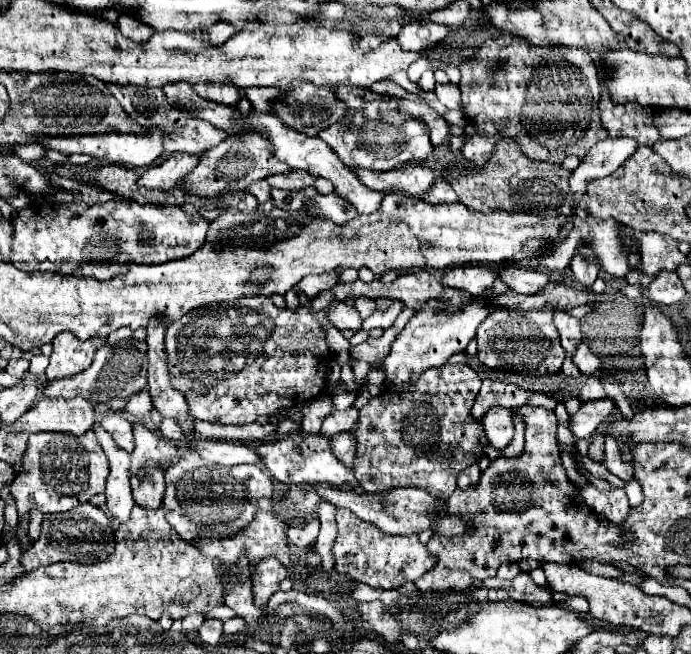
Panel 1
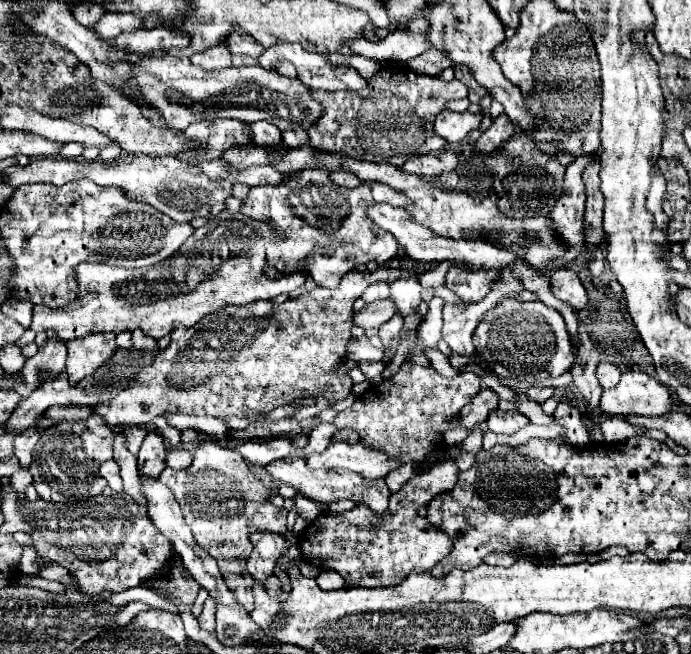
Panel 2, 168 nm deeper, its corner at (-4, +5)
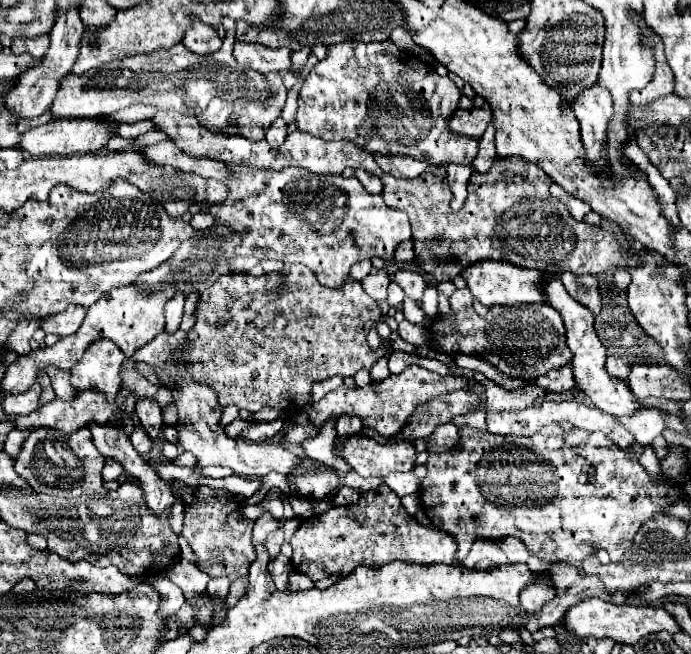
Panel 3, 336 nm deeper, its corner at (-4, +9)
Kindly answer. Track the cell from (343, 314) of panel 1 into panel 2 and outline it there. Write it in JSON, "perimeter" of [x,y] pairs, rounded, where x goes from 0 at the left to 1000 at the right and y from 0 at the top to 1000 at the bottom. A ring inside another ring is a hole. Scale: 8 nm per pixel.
{"perimeter":[[[556,456],[550,462],[533,465],[521,480],[515,480],[515,495],[524,502],[550,502],[556,492],[562,492],[573,480],[573,465],[567,456]]]}

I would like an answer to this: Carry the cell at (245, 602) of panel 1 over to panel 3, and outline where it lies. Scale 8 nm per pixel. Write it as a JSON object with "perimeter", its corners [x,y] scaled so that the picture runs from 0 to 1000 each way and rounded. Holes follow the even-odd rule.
{"perimeter":[[[266,743],[252,755],[266,774],[263,820],[281,841],[287,869],[304,884],[324,881],[336,890],[353,884],[359,878],[359,865],[370,853],[370,841],[365,838],[368,795],[353,792],[350,765],[330,749],[313,749],[304,743]]]}

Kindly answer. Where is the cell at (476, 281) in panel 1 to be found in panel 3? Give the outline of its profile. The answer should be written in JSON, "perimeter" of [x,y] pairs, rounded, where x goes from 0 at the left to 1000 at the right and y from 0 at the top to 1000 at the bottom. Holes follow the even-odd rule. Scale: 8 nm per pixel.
{"perimeter":[[[700,398],[700,401],[686,401],[686,404],[671,407],[666,422],[674,428],[683,453],[692,462],[698,462],[700,468],[787,462],[787,453],[779,443],[781,428],[787,425],[784,413],[764,413],[764,410],[753,410],[753,407],[744,407],[735,401],[724,401],[724,398]]]}

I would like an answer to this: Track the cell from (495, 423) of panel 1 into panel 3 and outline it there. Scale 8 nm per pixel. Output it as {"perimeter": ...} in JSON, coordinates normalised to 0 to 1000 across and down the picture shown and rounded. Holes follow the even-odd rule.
{"perimeter":[[[784,612],[753,628],[706,630],[703,636],[705,659],[715,664],[747,664],[747,667],[770,667],[784,651],[799,645],[825,645],[829,651],[847,656],[851,661],[870,659],[884,670],[894,682],[912,682],[918,676],[918,667],[906,661],[900,651],[891,648],[889,636],[867,624],[847,619],[841,615],[805,615],[805,612]]]}

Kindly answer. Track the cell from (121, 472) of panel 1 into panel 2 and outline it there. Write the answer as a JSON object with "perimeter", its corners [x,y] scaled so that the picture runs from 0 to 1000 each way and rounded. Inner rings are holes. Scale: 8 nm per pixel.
{"perimeter":[[[151,706],[145,713],[145,725],[153,731],[156,743],[162,749],[177,749],[177,731],[174,731],[174,716],[168,706]]]}

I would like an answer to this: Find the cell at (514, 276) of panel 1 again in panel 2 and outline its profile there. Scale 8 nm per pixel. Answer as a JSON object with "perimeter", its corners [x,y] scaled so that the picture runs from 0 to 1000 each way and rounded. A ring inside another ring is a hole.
{"perimeter":[[[810,410],[810,419],[799,431],[799,446],[805,446],[805,456],[836,474],[848,471],[851,465],[848,440],[842,437],[839,422],[825,410]]]}

